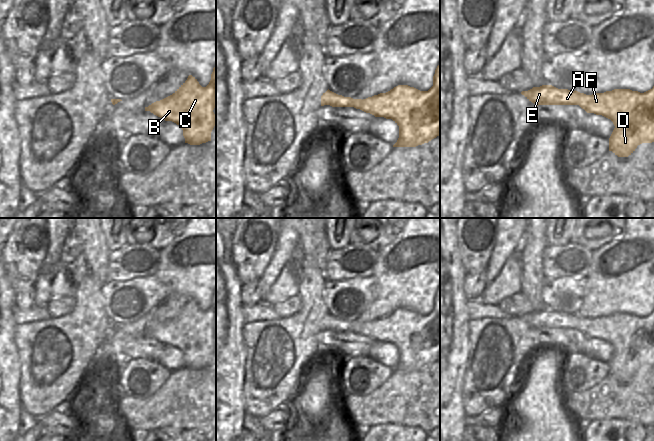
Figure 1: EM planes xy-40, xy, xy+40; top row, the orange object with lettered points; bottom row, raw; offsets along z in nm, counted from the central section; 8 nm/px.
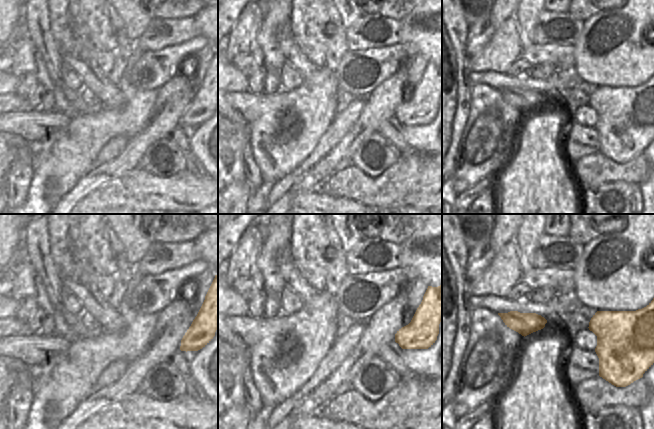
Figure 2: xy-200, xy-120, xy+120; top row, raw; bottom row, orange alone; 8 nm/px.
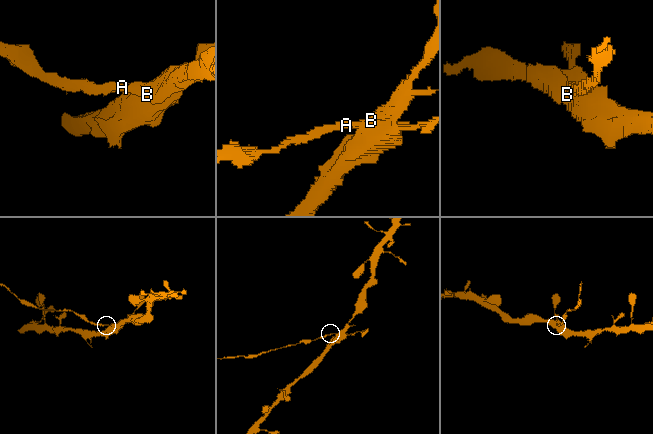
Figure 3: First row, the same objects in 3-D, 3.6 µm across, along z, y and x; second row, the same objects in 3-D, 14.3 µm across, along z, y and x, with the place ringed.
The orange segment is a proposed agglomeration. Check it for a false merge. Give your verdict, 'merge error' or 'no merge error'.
merge error

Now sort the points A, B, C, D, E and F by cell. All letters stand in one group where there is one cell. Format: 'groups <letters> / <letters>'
groups A E / B C D F

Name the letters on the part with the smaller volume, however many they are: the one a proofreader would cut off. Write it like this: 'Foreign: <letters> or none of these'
Foreign: A, E.

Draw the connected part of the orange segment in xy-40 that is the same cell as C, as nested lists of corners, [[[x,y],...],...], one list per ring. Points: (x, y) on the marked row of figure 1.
[[[216,65],[206,87],[189,75],[172,95],[145,107],[145,111],[176,123],[183,130],[185,143],[200,145],[211,141],[215,126],[215,101]]]

